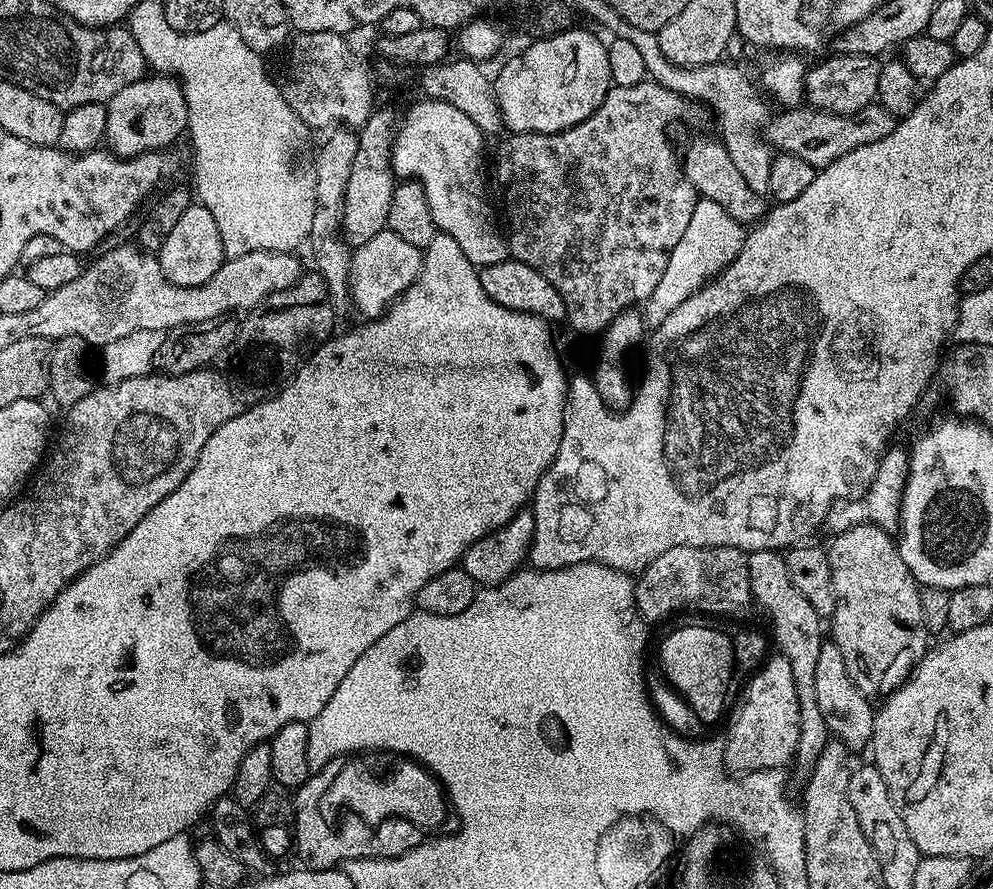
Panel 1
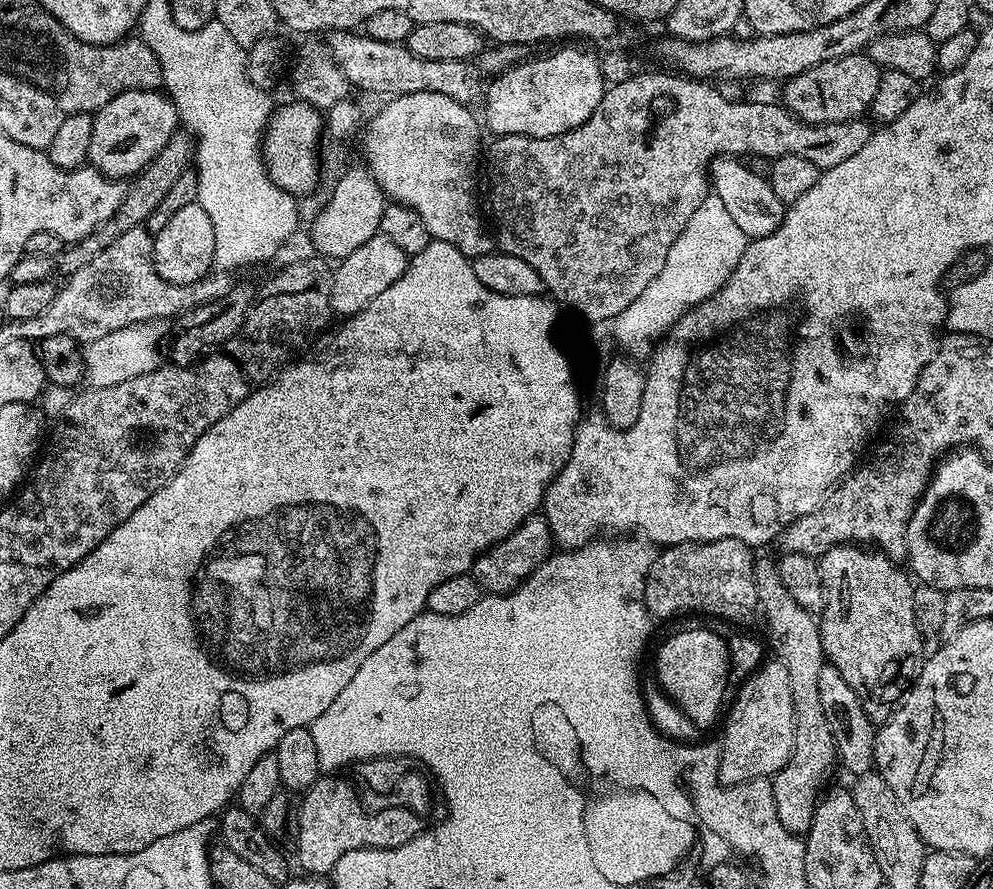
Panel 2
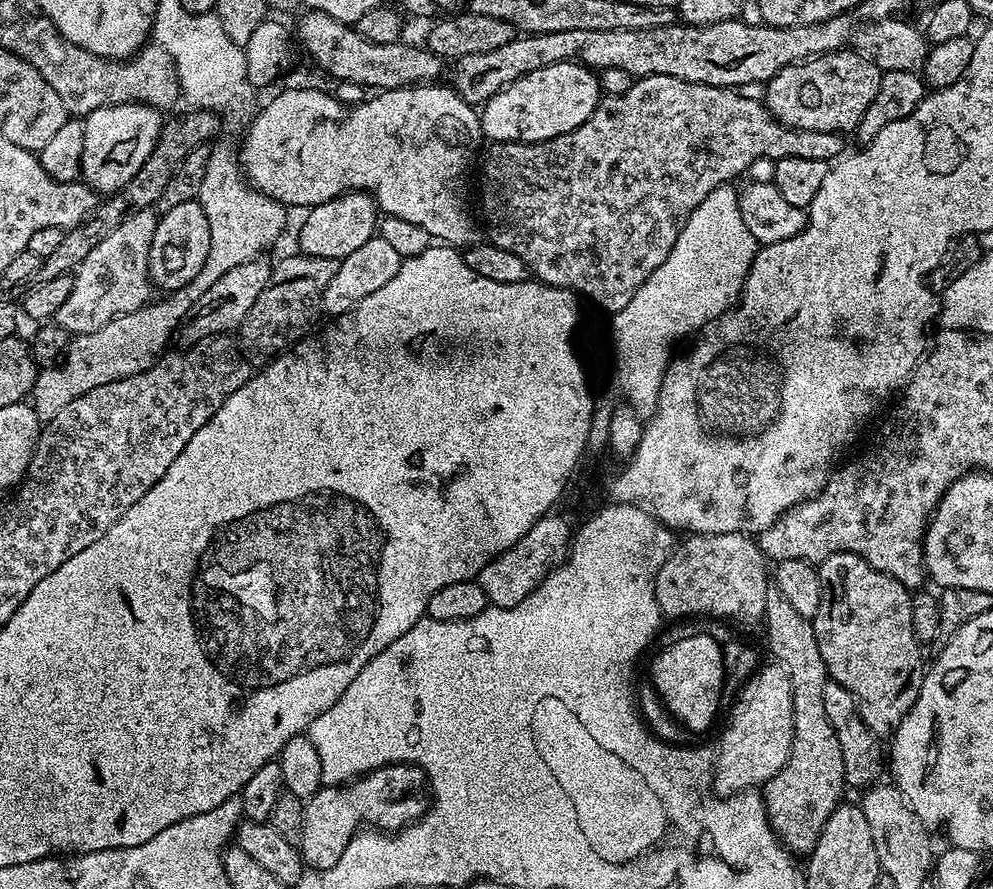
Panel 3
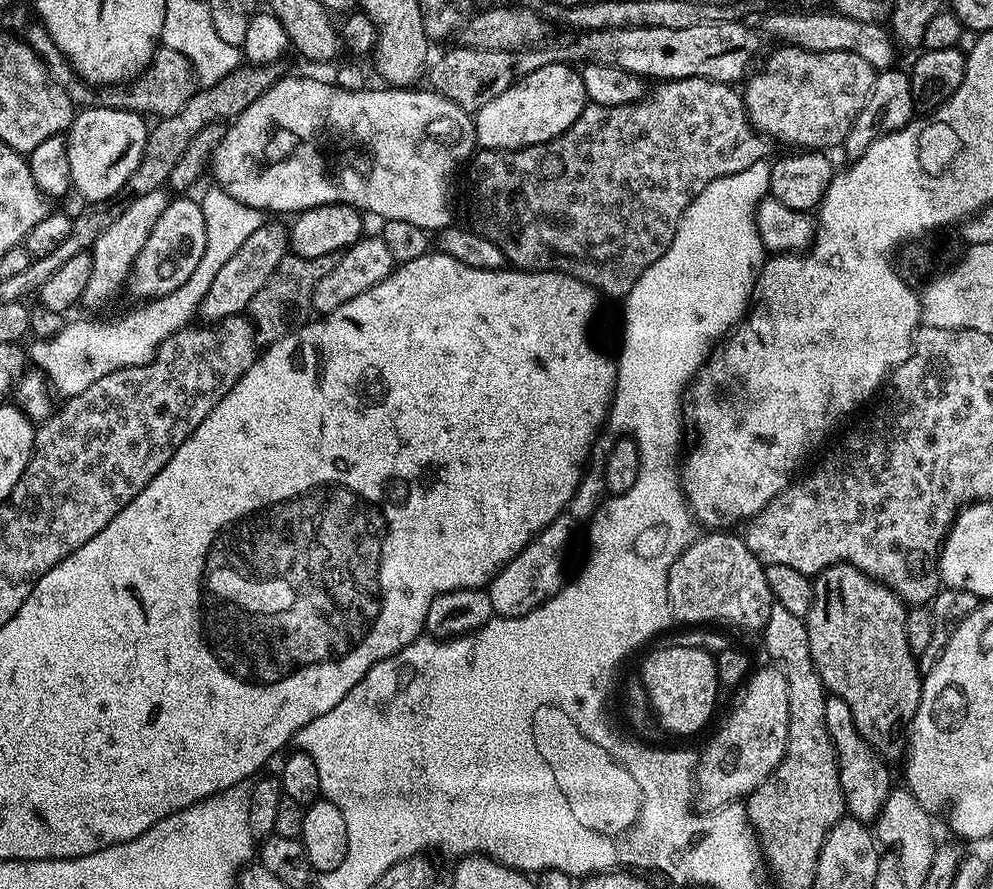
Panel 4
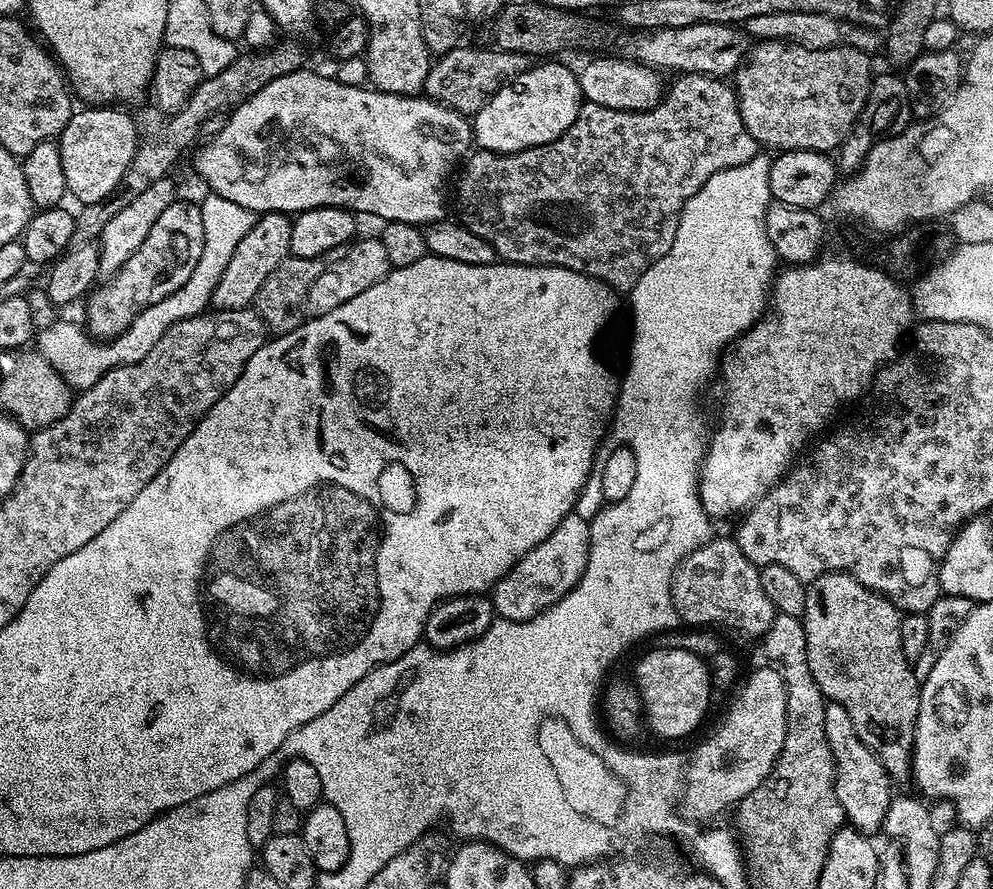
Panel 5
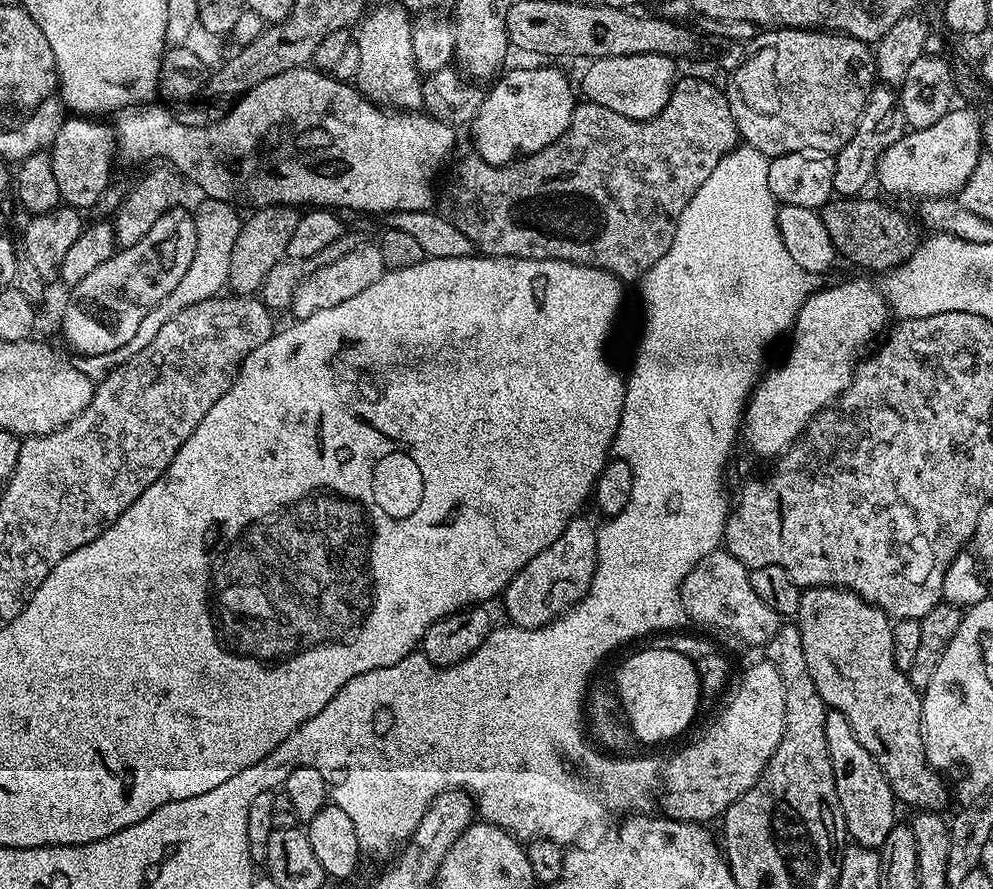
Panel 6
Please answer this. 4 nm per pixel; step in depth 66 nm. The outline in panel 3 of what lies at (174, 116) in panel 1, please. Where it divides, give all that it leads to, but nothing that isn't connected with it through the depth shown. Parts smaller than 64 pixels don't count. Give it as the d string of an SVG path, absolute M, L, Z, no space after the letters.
M113 104L110 108L99 108L83 117L84 133L82 134L82 164L80 175L97 194L113 194L120 191L138 174L142 162L150 158L150 150L160 137L162 127L161 109L148 104Z

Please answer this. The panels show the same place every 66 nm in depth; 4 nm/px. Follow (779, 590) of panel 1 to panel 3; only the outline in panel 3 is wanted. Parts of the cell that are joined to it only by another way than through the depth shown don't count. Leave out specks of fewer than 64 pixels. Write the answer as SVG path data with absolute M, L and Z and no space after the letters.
M775 590L769 591L766 598L762 624L768 627L768 648L790 674L790 686L794 690L792 752L782 770L762 785L764 806L772 831L781 844L793 854L807 854L814 850L818 834L822 834L822 826L826 826L826 818L830 818L837 804L845 799L842 746L838 746L834 726L830 726L830 718L826 718L822 695L830 677L822 654L818 654L818 638L814 638L811 619L798 614Z

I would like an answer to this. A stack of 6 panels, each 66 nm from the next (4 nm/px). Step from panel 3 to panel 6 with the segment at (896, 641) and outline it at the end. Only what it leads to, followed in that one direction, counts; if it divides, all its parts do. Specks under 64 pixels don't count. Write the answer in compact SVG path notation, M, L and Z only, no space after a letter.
M805 588L800 593L794 623L802 634L802 654L806 654L806 666L810 666L810 678L814 678L818 694L831 711L842 713L846 722L850 722L854 738L870 750L874 762L886 774L886 782L890 782L897 801L901 805L909 804L912 810L940 810L948 800L948 792L950 796L950 788L924 753L924 727L920 725L922 696L909 682L908 674L896 665L890 617L847 588Z

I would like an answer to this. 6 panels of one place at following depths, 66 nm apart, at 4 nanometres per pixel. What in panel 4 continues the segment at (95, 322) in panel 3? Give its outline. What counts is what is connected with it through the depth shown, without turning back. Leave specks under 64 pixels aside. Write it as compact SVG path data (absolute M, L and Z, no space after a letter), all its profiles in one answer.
M164 190L134 198L122 210L121 216L114 219L109 228L94 242L90 249L92 269L84 290L83 307L100 308L103 304L110 303L126 288L138 254L142 254L142 246L146 246L146 238L150 238L158 218L162 218L162 210L166 210L169 199L169 193Z

